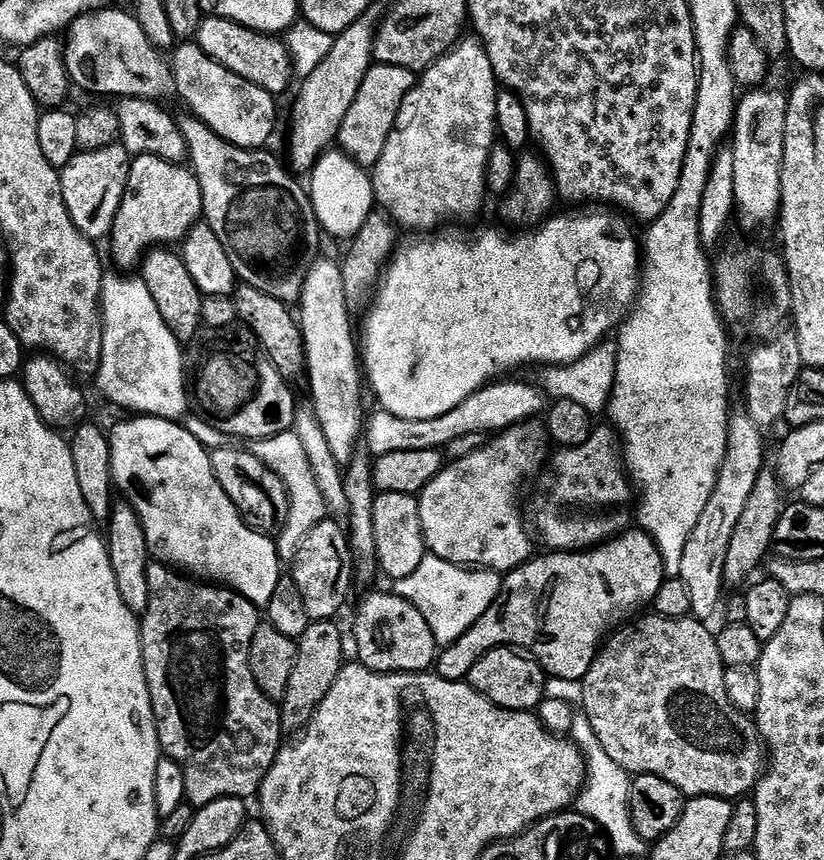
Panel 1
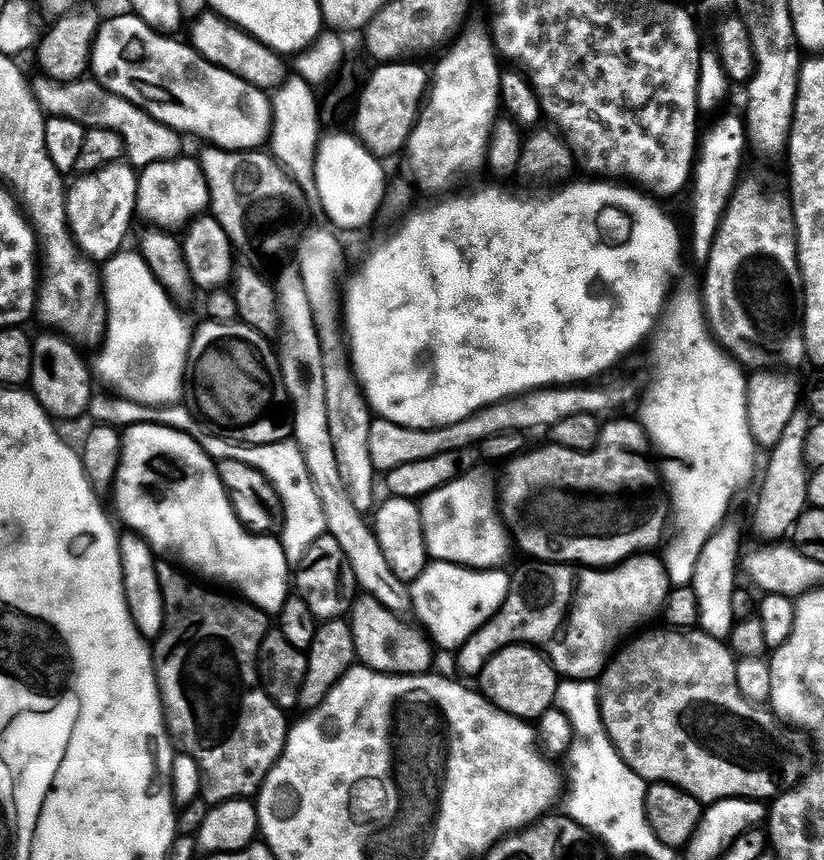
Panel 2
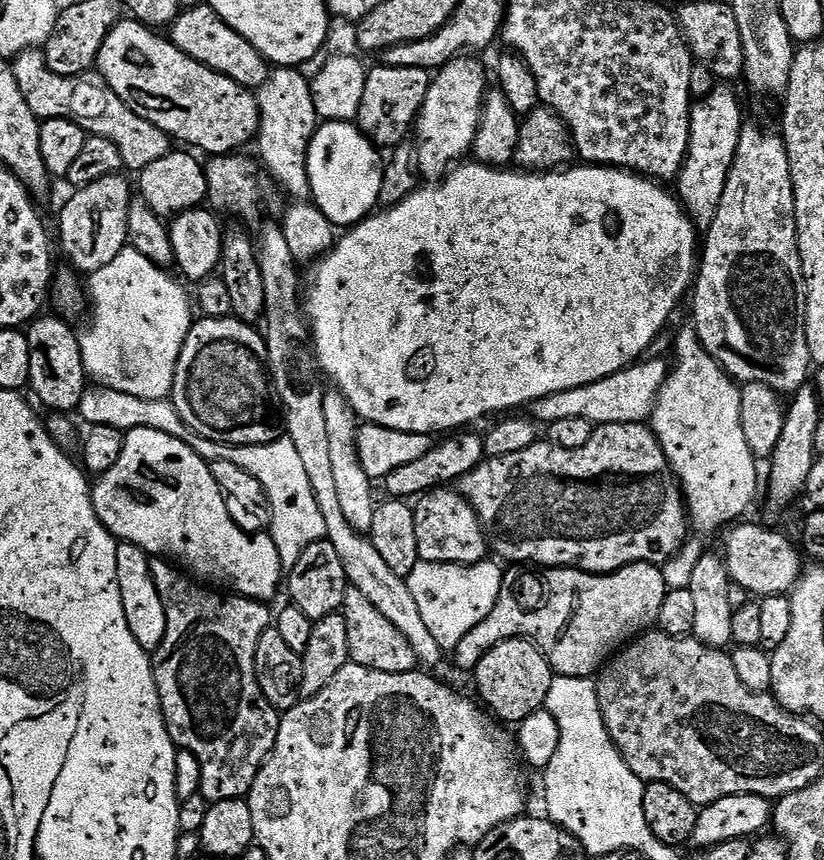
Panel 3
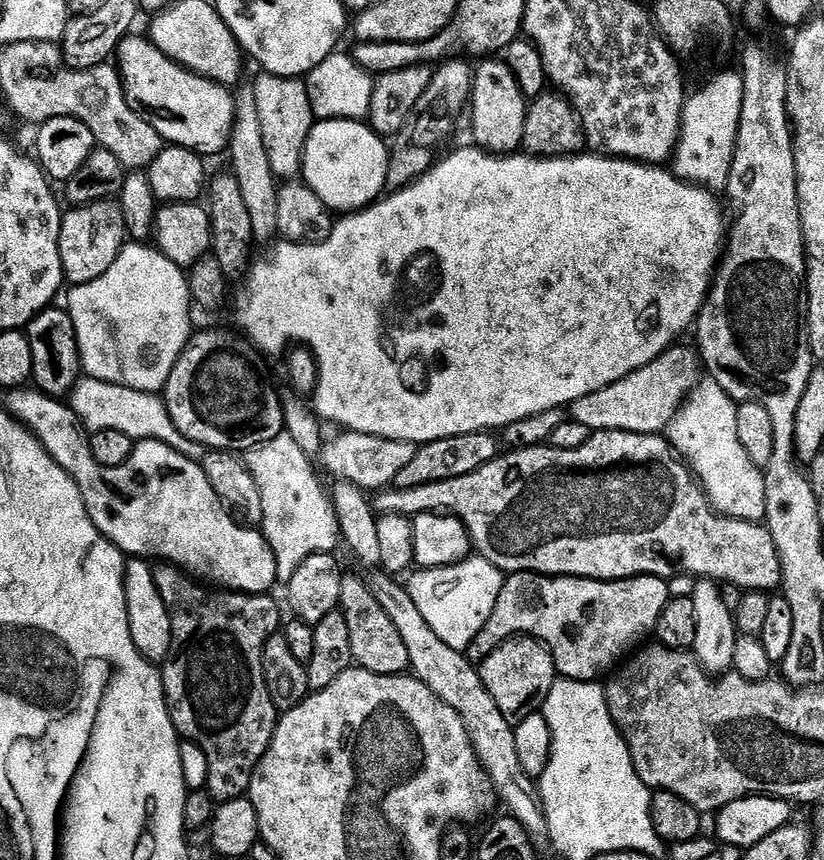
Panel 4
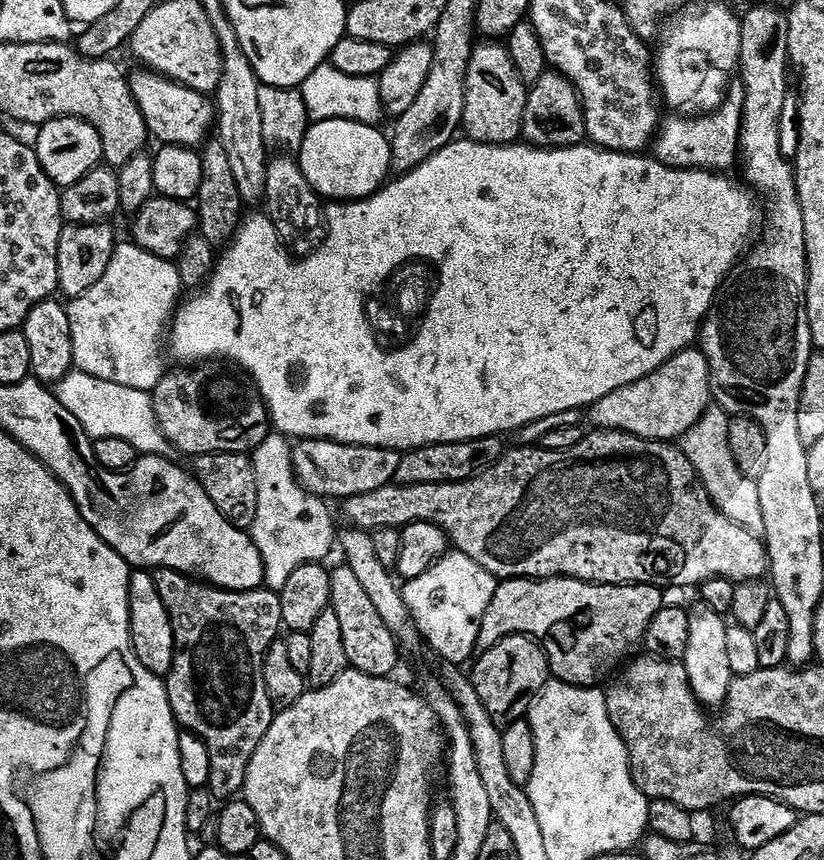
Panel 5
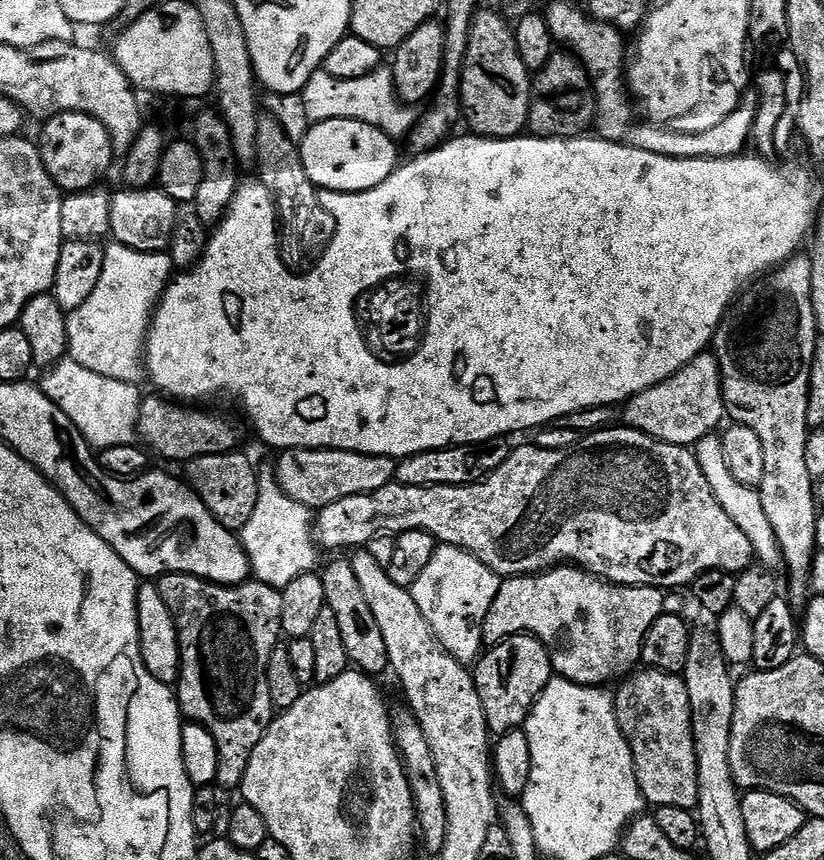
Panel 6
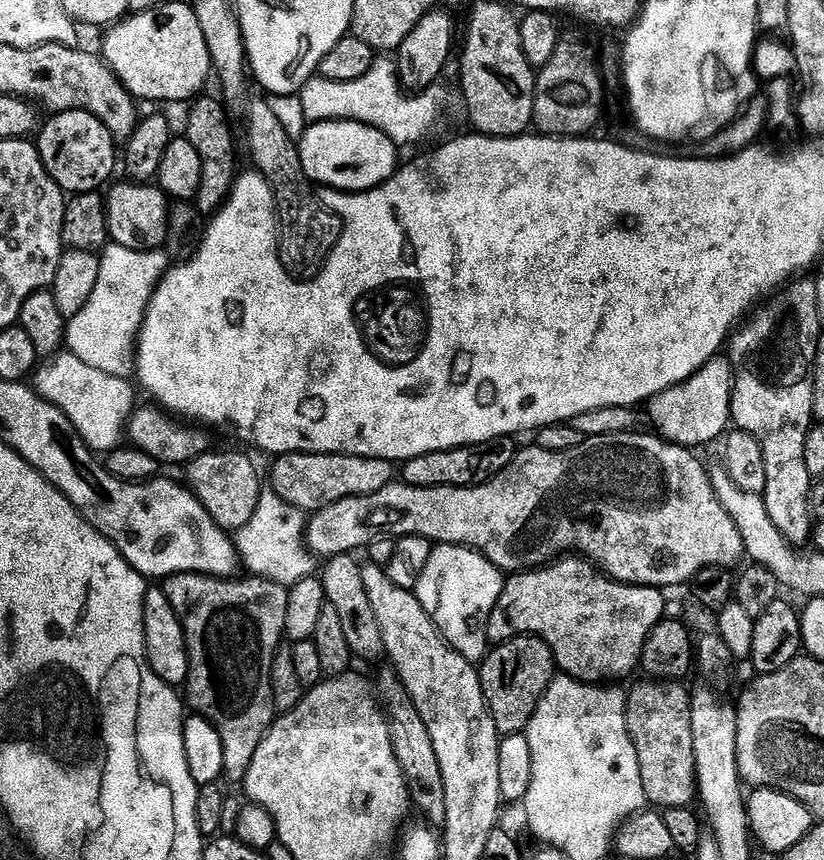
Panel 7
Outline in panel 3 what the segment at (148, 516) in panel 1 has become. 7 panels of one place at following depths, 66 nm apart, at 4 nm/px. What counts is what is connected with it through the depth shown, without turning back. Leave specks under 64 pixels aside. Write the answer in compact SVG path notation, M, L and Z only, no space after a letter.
M132 428L126 433L121 456L110 470L106 470L104 475L91 485L90 491L96 517L117 541L138 546L152 558L181 560L176 562L183 565L189 573L197 577L205 576L200 578L208 582L221 580L222 583L229 584L224 586L233 593L247 596L250 600L271 601L270 598L279 584L281 587L284 569L271 535L264 534L251 540L232 521L232 516L228 513L229 501L218 486L209 461L199 456L191 444L178 438L170 438L170 434L162 434L162 430Z

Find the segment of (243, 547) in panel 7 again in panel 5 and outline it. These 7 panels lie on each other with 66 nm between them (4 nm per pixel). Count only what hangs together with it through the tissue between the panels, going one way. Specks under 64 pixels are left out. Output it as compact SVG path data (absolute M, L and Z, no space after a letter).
M264 474L257 475L258 498L260 499L260 515L254 518L250 535L258 546L264 562L264 584L269 592L279 594L286 586L298 566L318 564L327 561L332 548L338 544L338 528L328 516L288 516L284 508L272 497L272 480Z

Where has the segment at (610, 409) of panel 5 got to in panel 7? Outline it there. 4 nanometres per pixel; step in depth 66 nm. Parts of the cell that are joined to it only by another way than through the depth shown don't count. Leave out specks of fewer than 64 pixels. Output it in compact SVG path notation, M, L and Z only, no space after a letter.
M703 371L695 372L684 383L675 384L673 388L667 388L662 394L652 397L652 418L660 427L658 432L663 439L696 450L699 449L699 444L708 444L716 439L719 441L729 431L733 377L720 376L716 384L708 388L708 380L704 375Z

